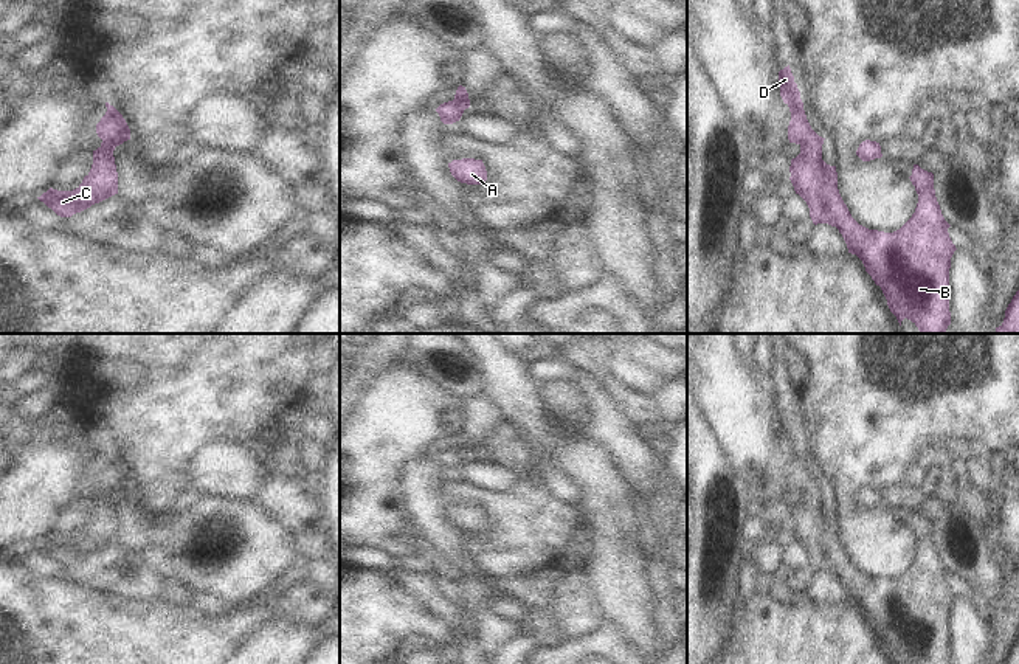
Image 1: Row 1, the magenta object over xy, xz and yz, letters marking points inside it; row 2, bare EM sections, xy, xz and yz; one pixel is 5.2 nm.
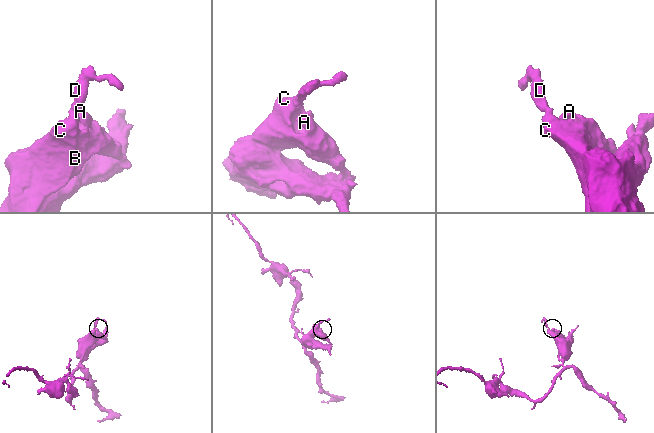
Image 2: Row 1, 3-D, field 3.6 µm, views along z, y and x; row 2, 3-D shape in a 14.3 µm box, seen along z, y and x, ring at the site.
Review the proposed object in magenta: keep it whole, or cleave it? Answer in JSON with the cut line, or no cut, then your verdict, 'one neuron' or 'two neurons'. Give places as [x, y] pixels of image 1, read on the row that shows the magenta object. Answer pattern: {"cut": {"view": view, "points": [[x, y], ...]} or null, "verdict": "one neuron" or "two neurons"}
{"cut": null, "verdict": "one neuron"}

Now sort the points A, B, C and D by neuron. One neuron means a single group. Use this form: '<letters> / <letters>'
A B C D

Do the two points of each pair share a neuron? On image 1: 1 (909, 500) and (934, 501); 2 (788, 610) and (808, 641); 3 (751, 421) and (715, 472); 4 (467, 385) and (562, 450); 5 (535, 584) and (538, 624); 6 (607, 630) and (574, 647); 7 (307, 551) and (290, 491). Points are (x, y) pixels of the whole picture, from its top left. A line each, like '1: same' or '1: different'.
1: different
2: same
3: different
4: different
5: same
6: same
7: same

